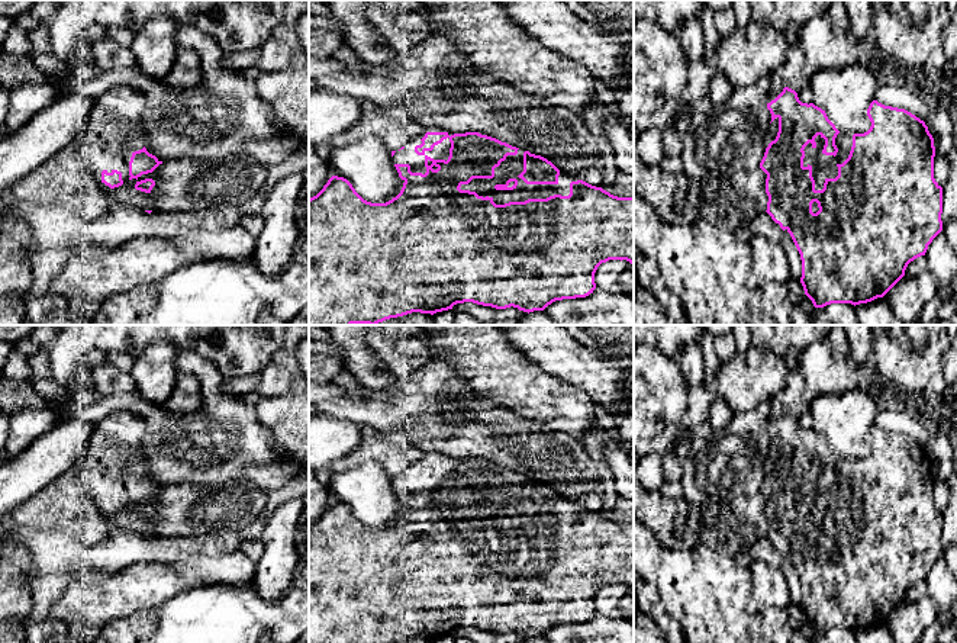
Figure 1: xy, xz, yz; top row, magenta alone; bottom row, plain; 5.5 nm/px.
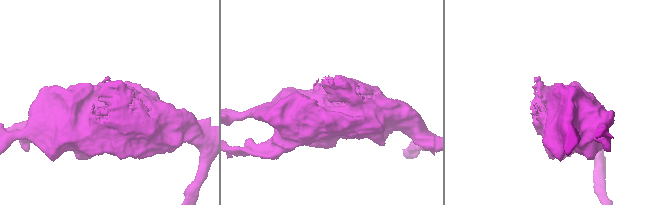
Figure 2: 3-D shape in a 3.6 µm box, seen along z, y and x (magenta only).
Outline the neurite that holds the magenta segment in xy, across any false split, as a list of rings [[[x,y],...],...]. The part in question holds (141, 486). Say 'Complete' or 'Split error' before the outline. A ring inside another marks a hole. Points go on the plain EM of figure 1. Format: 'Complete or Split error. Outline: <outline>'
Split error. Outline: [[[115,411],[96,422],[86,449],[74,464],[84,491],[93,498],[100,518],[132,511],[162,486],[146,476],[142,450],[144,419],[132,411]]]

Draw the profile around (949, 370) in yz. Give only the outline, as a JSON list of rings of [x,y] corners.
[[[957,335],[953,337],[950,350],[942,357],[941,373],[947,385],[957,382]]]

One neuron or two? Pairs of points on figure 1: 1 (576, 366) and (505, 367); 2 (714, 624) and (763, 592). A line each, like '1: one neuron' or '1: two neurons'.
1: two neurons
2: two neurons

